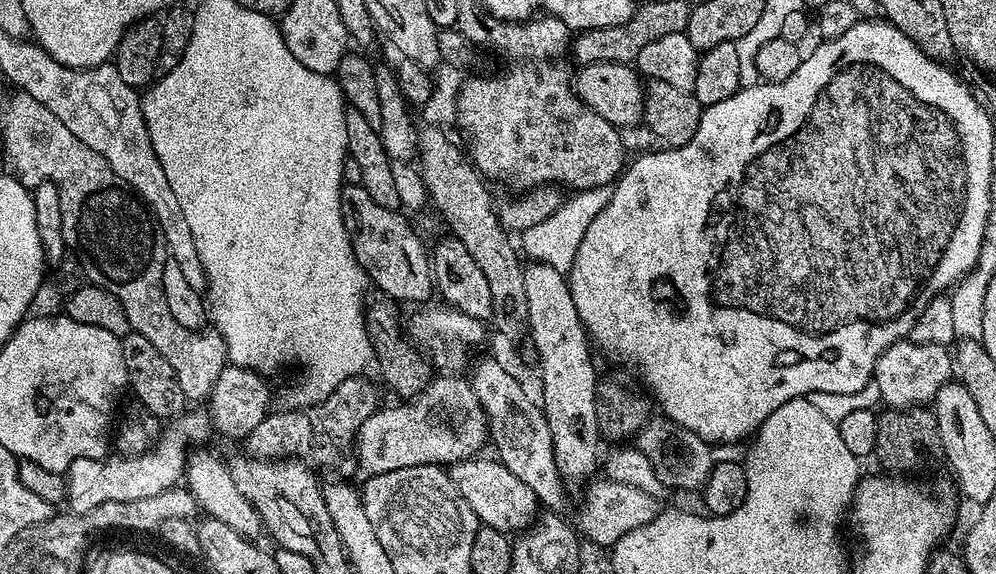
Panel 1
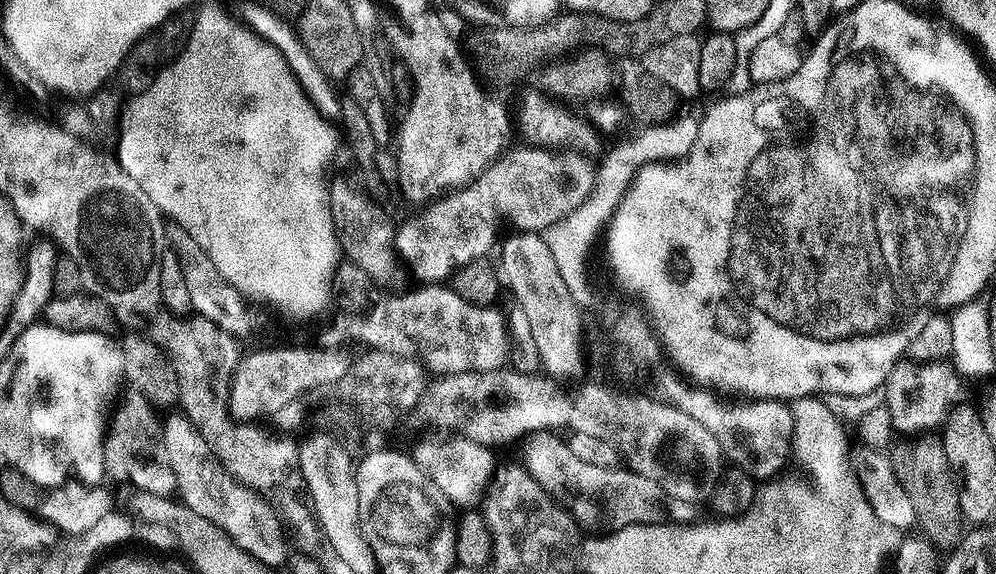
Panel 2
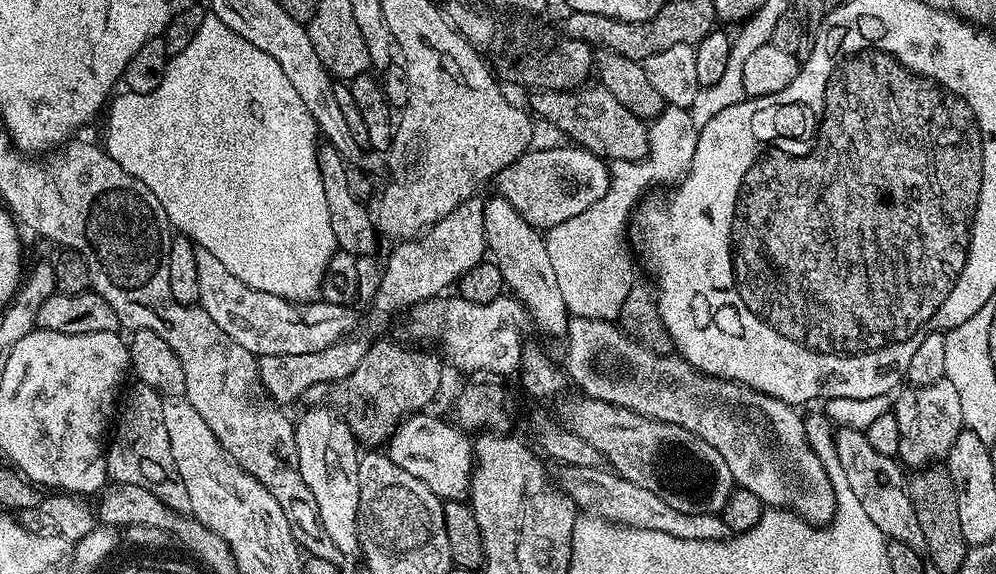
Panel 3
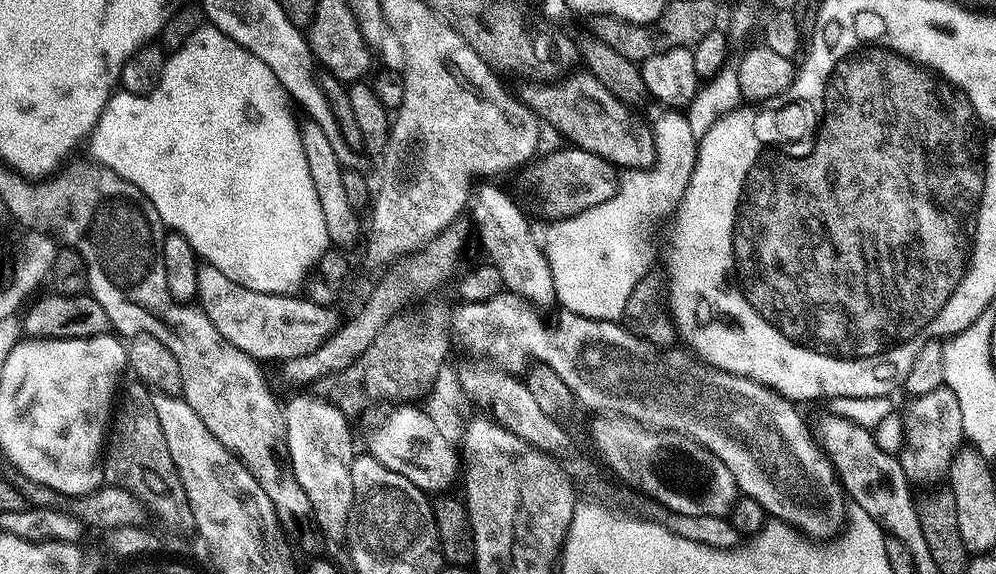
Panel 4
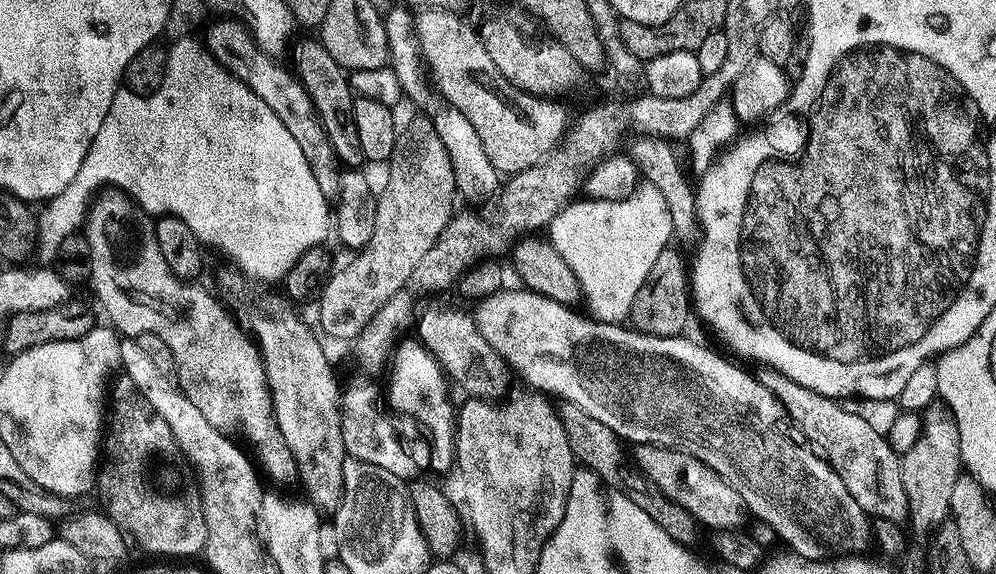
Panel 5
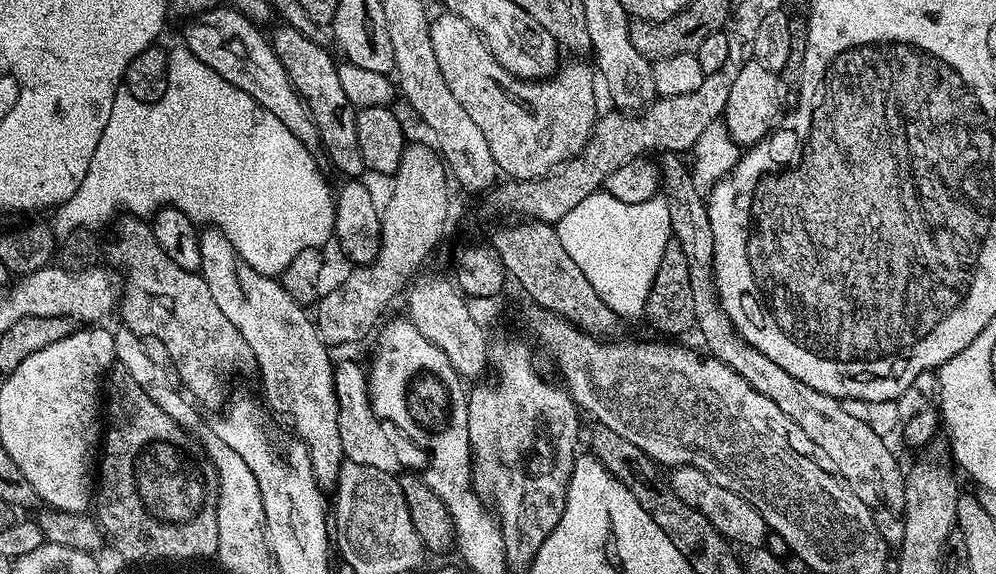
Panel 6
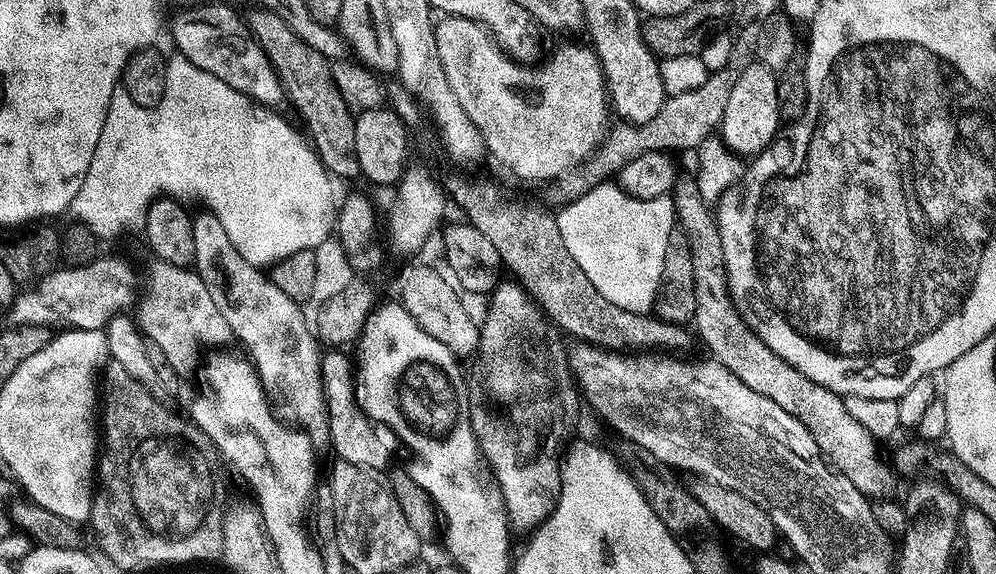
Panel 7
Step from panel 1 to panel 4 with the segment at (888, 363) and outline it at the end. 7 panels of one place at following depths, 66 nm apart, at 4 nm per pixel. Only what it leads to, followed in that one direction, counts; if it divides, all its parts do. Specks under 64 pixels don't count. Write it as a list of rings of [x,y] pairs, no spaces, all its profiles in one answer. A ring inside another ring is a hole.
[[[942,387],[930,390],[930,394],[909,399],[908,412],[904,416],[904,447],[898,457],[902,470],[906,474],[909,485],[936,484],[945,479],[948,467],[956,453],[961,451],[965,443],[962,426],[962,409],[958,406],[958,398],[949,388]]]

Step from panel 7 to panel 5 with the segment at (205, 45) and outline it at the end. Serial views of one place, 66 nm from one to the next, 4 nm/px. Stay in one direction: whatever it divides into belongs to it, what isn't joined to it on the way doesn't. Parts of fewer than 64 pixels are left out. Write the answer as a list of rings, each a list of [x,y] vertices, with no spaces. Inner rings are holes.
[[[220,18],[216,21],[217,24],[207,25],[202,36],[209,54],[227,72],[233,72],[247,88],[254,90],[254,94],[258,94],[258,98],[262,98],[262,102],[266,102],[266,106],[274,110],[274,114],[278,114],[282,126],[286,126],[286,130],[290,130],[290,134],[294,137],[294,142],[302,146],[302,154],[306,154],[306,162],[310,166],[310,174],[314,174],[314,182],[318,182],[318,190],[322,190],[326,198],[335,197],[340,191],[338,178],[342,165],[334,154],[334,146],[330,146],[330,138],[321,126],[316,116],[316,108],[310,102],[303,84],[289,69],[288,73],[273,57],[261,52],[251,33],[239,19]]]

